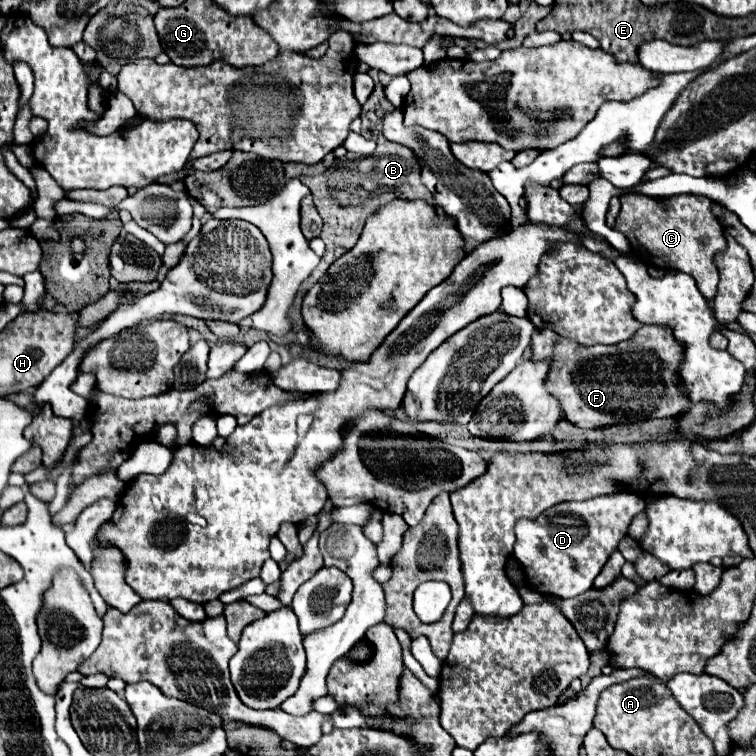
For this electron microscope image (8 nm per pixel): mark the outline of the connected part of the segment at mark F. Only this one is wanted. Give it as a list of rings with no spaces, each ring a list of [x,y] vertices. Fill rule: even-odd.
[[[642,326],[626,342],[590,348],[582,348],[552,330],[536,330],[530,360],[552,360],[544,384],[560,402],[564,416],[582,428],[670,418],[690,406],[688,392],[676,380],[676,366],[684,360],[684,344],[676,344],[668,328]]]

